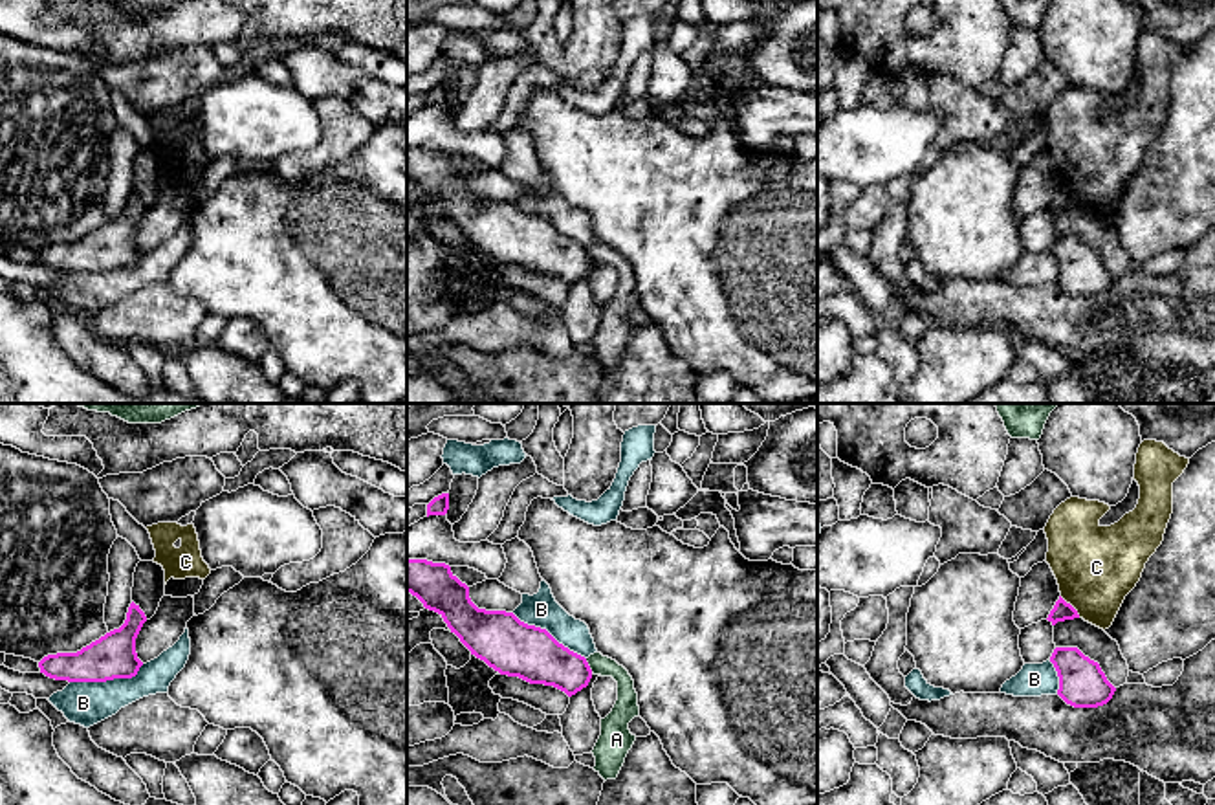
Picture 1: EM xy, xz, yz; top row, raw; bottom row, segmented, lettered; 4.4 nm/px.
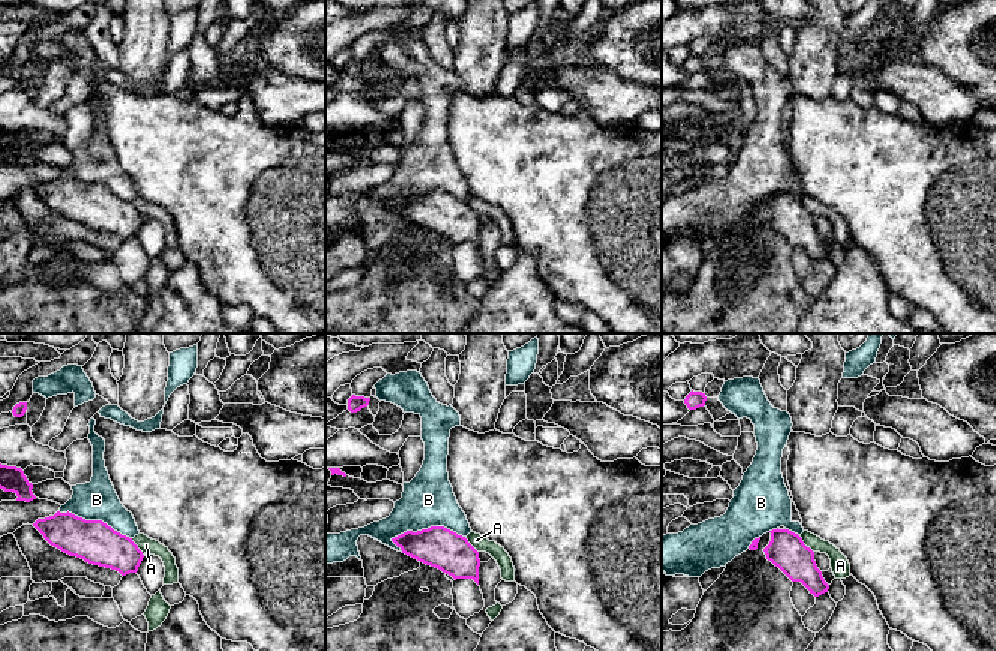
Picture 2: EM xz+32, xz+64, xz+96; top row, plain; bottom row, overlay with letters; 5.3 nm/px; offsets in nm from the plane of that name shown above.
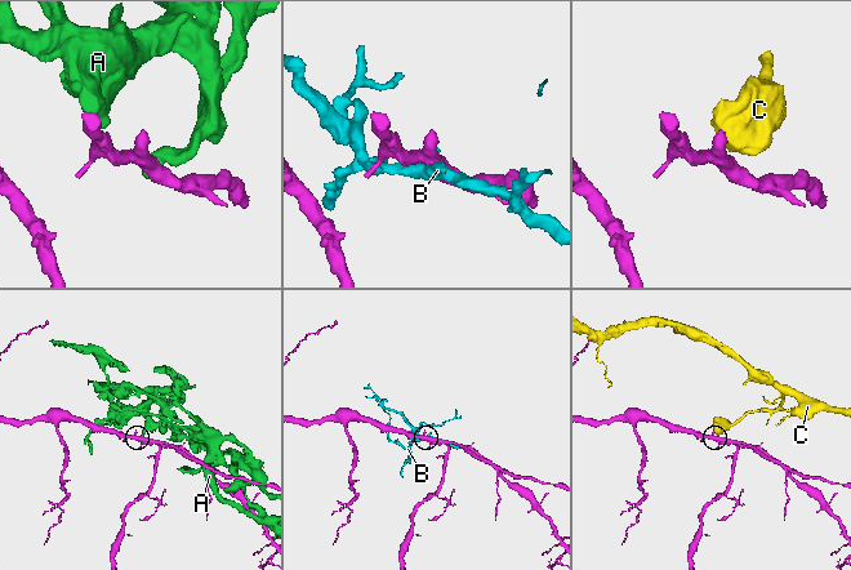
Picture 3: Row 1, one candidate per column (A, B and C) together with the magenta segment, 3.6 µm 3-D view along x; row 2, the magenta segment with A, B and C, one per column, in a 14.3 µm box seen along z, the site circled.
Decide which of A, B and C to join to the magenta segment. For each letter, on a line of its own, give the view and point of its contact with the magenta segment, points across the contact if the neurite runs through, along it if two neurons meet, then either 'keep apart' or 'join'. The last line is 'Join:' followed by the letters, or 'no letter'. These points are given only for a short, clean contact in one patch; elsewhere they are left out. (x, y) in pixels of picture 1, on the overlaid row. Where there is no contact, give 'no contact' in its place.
A: xz (589, 666) | keep apart
B: xy (107, 679) | keep apart
C: yz (1071, 606) | along yz (1060, 596), (1080, 617) | keep apart
Join: no letter

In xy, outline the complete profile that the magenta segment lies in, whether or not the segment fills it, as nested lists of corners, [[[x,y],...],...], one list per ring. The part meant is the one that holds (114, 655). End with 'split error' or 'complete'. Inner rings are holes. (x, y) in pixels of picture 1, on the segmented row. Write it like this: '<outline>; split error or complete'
[[[132,601],[119,629],[106,633],[77,653],[44,656],[38,662],[40,673],[68,682],[132,678],[143,666],[136,653],[136,638],[145,622],[145,612]]]; complete

